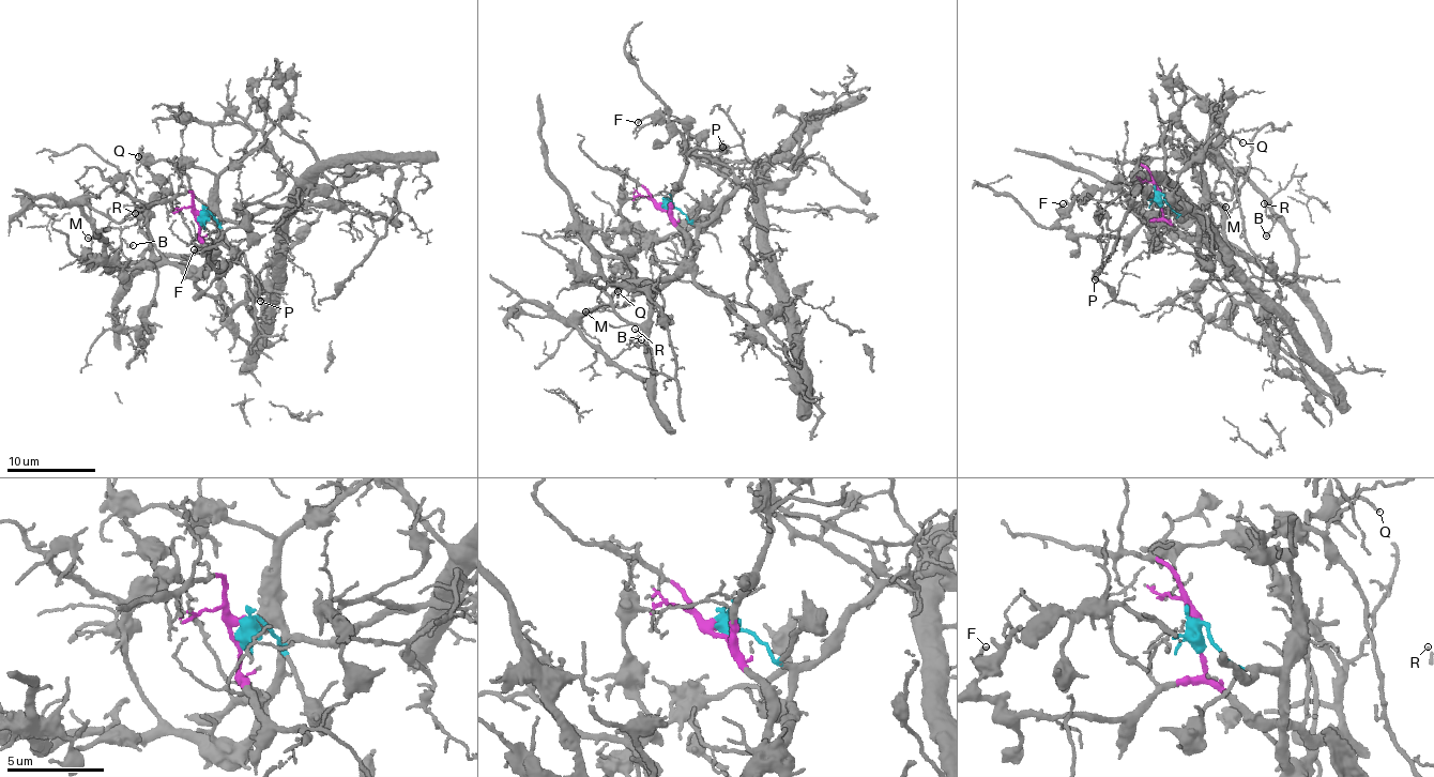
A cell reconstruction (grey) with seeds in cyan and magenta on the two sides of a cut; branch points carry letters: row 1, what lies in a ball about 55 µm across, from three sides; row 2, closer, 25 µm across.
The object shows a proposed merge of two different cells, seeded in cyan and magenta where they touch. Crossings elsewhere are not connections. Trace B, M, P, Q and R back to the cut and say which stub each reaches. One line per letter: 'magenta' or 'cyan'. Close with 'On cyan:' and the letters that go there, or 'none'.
B: magenta
M: magenta
P: magenta
Q: cyan
R: magenta
On cyan: Q

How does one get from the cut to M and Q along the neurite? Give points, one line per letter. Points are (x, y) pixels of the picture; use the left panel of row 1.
M: (198, 214), (204, 248), (185, 257), (169, 254), (138, 268), (116, 269), (90, 252), (87, 238)
Q: (198, 216), (209, 215), (222, 223), (215, 206), (214, 177), (208, 170), (140, 152), (138, 156)

